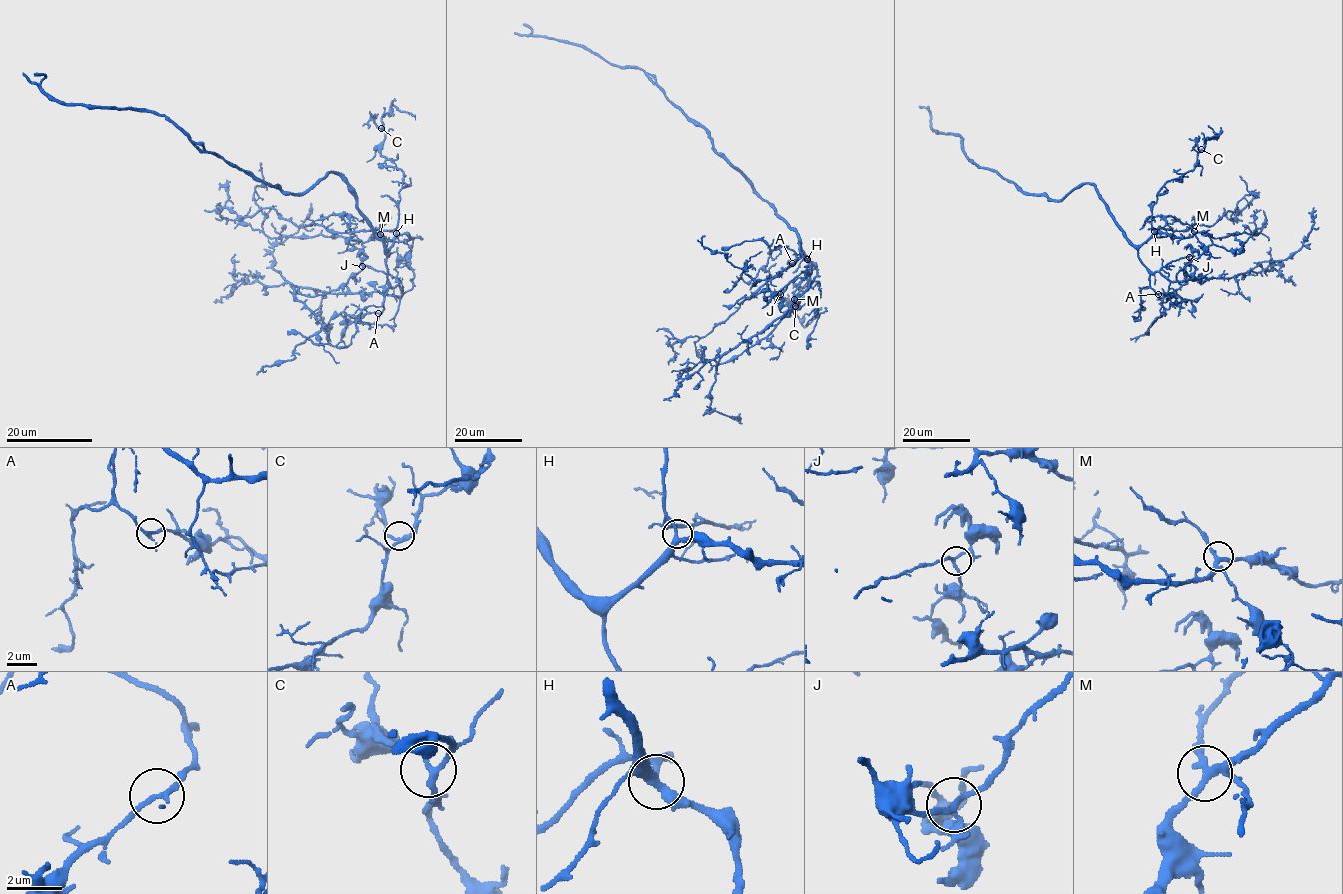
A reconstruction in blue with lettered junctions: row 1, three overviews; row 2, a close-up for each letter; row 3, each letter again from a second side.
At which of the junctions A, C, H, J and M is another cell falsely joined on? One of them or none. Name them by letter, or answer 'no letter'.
no letter

